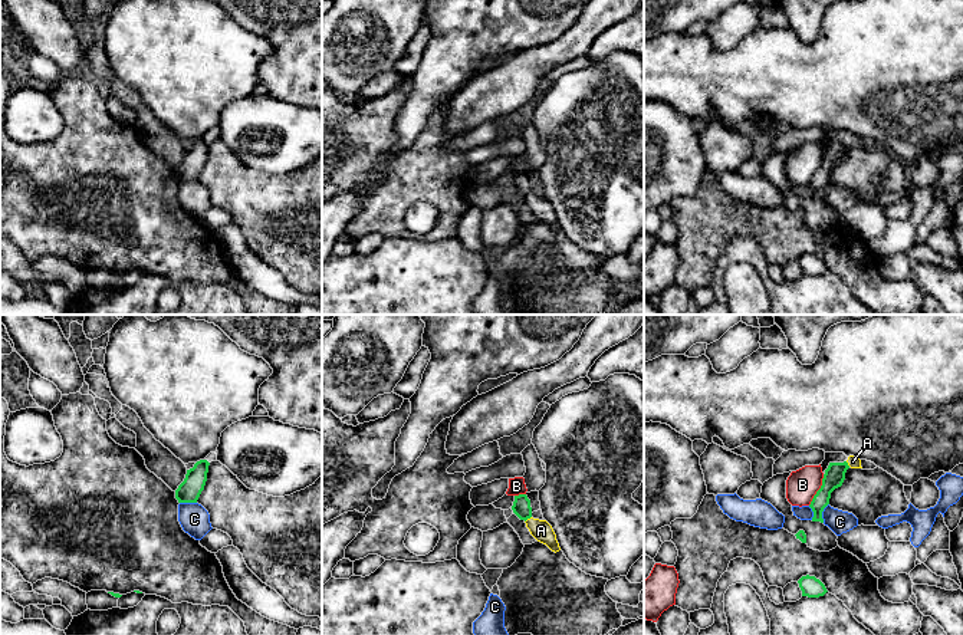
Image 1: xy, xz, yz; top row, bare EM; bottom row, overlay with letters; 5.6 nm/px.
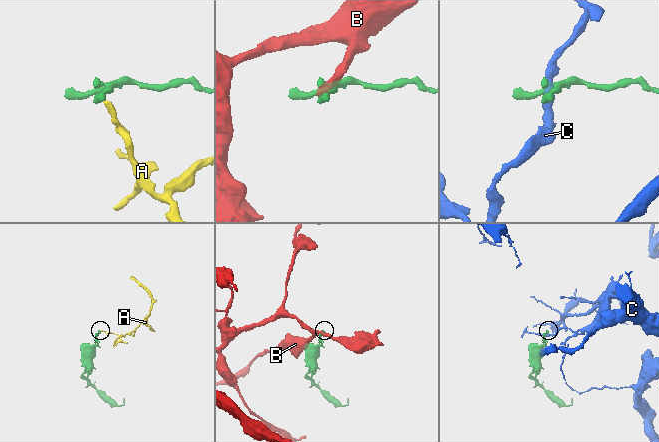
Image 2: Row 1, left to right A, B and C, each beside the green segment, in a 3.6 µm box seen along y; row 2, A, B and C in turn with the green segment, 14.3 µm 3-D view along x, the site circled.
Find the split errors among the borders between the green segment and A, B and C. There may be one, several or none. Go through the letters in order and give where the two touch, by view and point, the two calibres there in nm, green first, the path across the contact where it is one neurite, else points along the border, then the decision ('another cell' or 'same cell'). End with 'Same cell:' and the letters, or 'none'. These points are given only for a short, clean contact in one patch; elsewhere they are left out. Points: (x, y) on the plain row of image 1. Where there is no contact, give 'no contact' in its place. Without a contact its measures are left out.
A: contact xz (528, 196); calibres 100 and 110 nm; border xz (531, 194), (525, 200); another cell
B: contact yz (818, 168); calibres 120 and 180 nm; border yz (824, 153), (821, 165), (808, 183); another cell
C: contact yz (821, 191); calibres 120 and 130 nm; border yz (828, 181), (822, 190), (822, 200); another cell
Same cell: none

